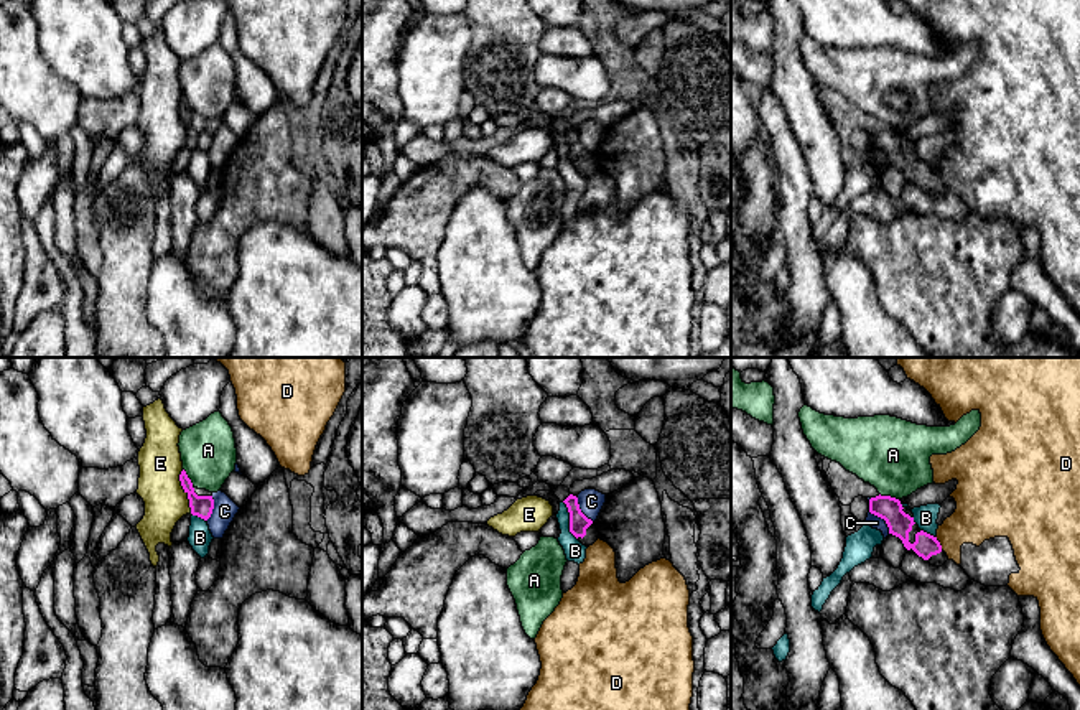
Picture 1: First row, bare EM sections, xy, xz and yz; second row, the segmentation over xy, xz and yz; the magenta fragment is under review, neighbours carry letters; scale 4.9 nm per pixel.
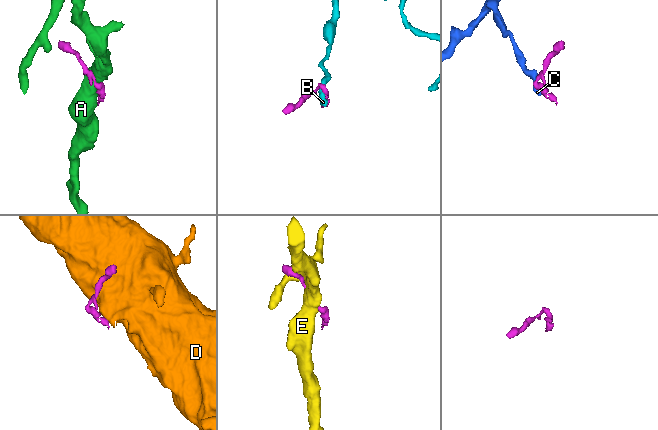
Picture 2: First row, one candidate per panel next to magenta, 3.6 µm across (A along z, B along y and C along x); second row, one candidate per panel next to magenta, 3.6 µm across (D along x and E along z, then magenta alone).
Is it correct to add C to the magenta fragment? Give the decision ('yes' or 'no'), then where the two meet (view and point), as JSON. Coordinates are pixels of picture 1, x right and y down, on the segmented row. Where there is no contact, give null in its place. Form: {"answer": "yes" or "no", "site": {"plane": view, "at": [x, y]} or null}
{"answer": "no", "site": {"plane": "yz", "at": [884, 519]}}

